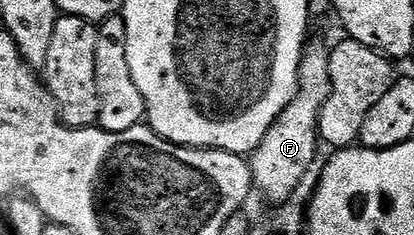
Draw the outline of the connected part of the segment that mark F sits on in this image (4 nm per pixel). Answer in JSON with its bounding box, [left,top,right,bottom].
[250,40,331,203]

